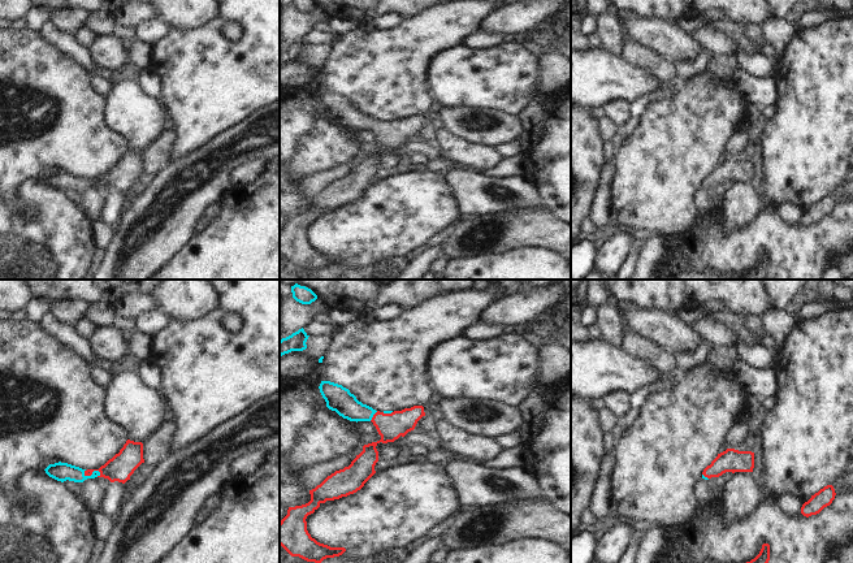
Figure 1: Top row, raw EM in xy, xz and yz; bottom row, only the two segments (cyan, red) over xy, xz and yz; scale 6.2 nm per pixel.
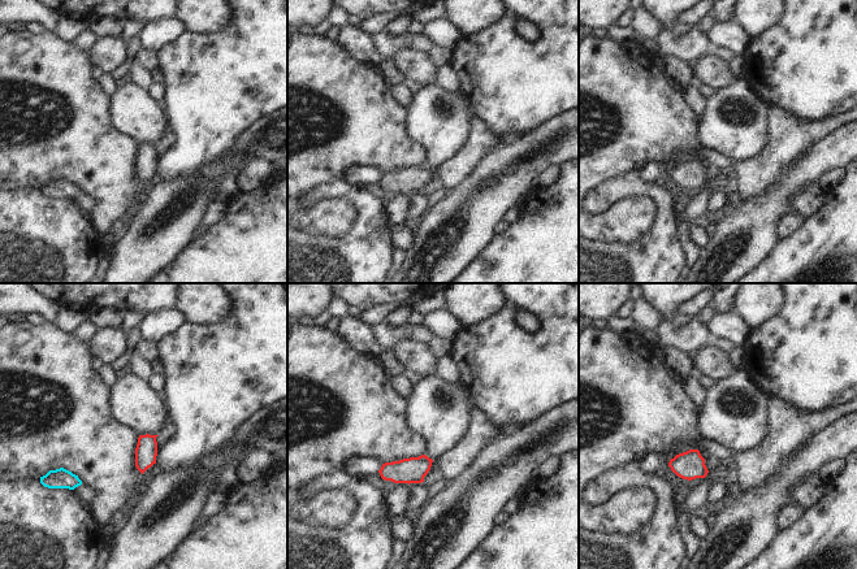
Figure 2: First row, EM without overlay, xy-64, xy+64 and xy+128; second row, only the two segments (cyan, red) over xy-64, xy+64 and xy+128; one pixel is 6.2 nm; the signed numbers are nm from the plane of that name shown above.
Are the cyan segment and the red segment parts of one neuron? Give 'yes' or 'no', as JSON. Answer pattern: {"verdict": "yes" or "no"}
{"verdict": "yes"}

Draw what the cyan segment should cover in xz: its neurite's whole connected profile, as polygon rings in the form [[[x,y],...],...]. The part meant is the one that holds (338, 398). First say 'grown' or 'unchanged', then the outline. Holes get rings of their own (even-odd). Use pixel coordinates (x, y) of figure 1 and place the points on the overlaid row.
grown | [[[321,381],[320,393],[326,407],[350,421],[372,421],[381,439],[363,446],[348,467],[335,471],[320,485],[309,490],[311,501],[302,506],[289,507],[287,515],[280,521],[280,545],[291,555],[307,562],[321,563],[326,558],[342,555],[345,547],[330,547],[317,542],[307,530],[307,516],[313,514],[321,503],[339,499],[360,490],[376,473],[378,462],[376,446],[394,442],[413,430],[417,421],[425,416],[423,406],[413,406],[402,411],[376,411],[356,399],[342,385]]]

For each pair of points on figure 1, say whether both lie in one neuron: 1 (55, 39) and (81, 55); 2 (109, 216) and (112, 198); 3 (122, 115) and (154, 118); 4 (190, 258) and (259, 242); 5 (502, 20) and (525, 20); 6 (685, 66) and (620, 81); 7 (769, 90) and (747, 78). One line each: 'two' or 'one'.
1: one
2: one
3: one
4: one
5: one
6: two
7: one

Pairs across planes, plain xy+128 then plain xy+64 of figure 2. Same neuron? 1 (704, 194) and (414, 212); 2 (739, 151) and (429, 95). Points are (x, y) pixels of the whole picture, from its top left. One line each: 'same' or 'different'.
1: different
2: same

